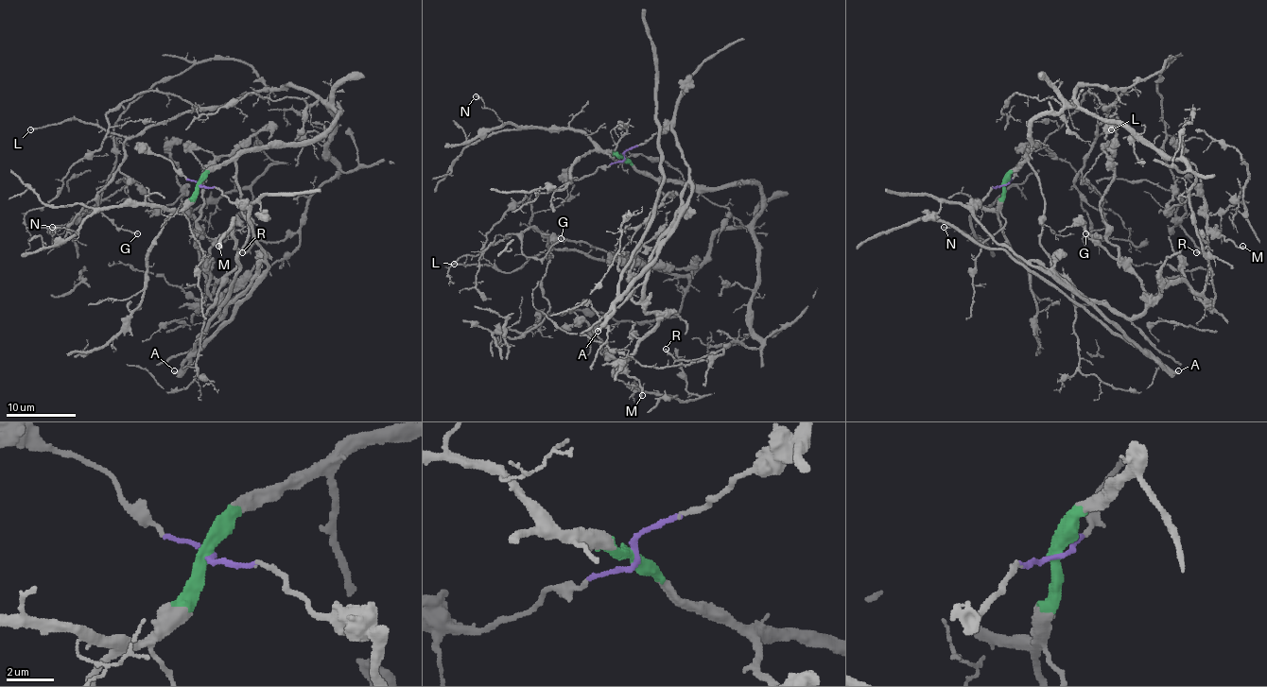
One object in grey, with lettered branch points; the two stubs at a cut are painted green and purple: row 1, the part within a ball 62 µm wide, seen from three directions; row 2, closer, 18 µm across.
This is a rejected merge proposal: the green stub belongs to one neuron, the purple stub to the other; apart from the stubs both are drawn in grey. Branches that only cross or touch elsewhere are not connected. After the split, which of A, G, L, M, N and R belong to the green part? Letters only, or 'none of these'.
G, L, N, R

